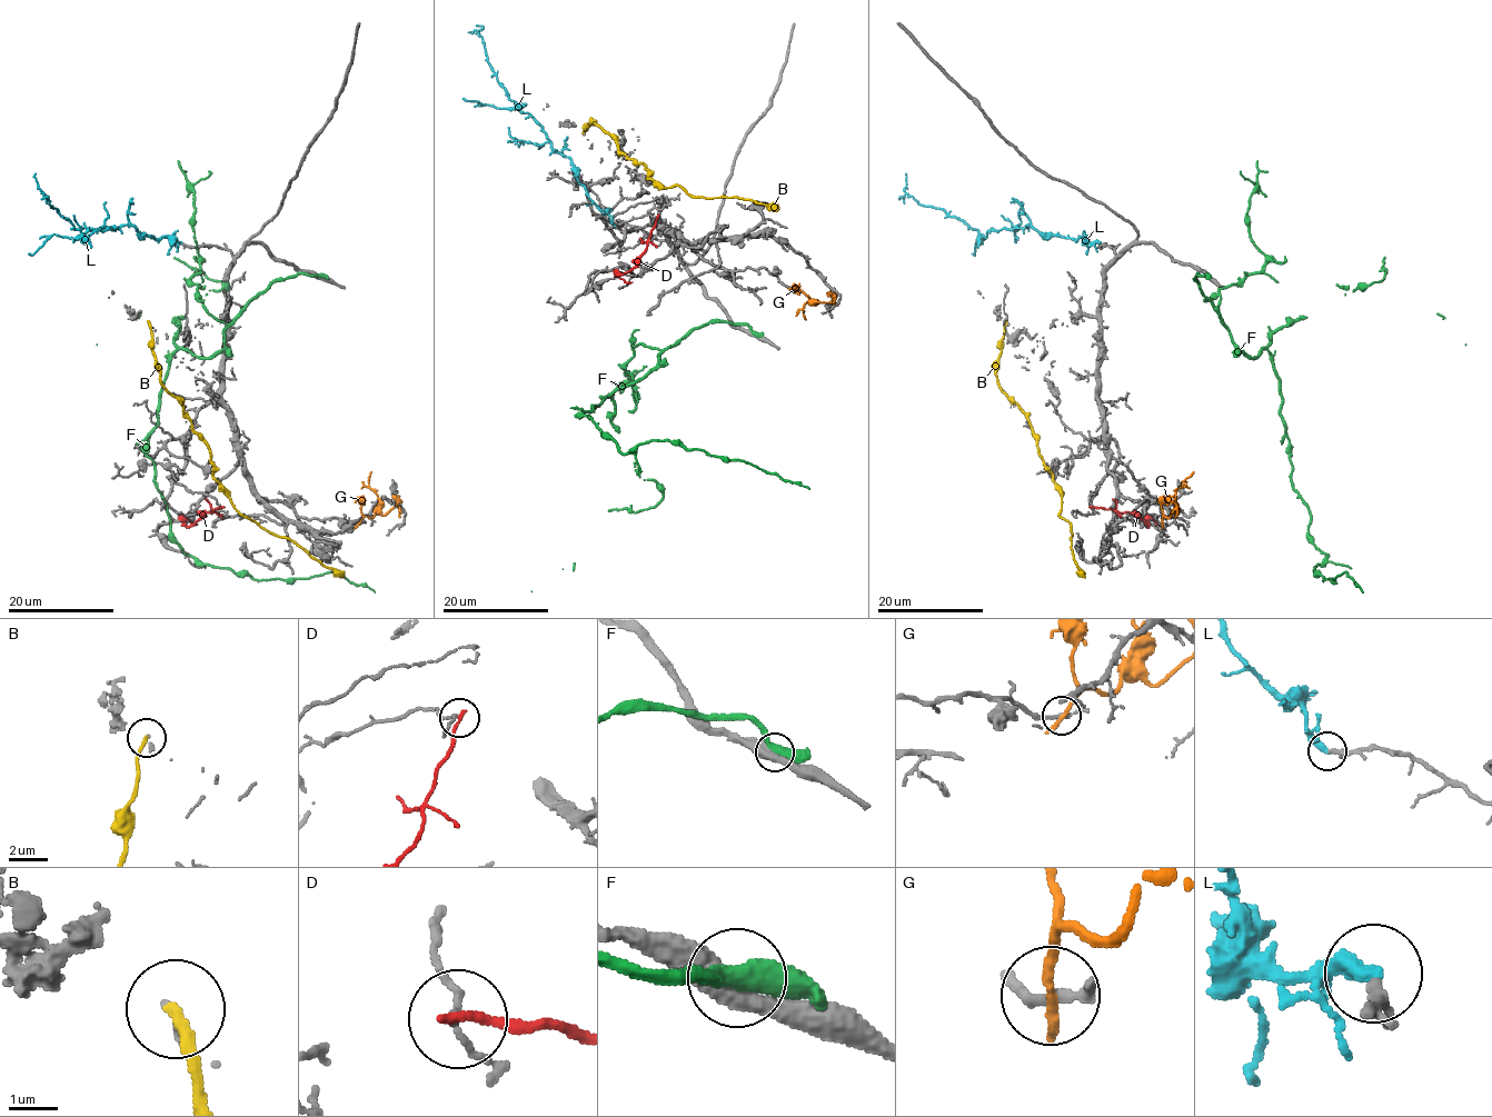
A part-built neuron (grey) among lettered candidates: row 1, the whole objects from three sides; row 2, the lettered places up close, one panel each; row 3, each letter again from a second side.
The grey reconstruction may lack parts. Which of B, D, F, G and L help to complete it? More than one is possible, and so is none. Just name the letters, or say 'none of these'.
L

